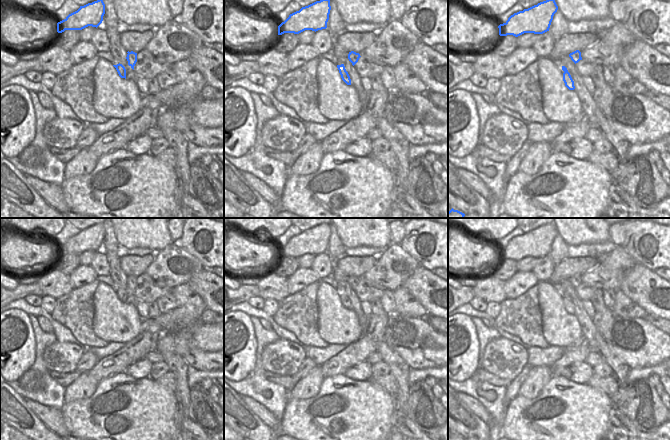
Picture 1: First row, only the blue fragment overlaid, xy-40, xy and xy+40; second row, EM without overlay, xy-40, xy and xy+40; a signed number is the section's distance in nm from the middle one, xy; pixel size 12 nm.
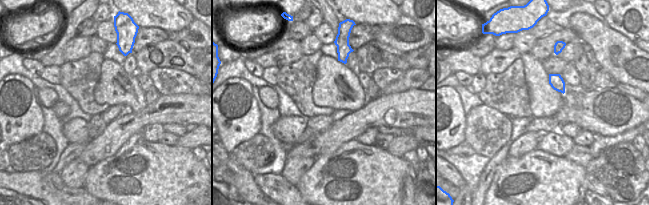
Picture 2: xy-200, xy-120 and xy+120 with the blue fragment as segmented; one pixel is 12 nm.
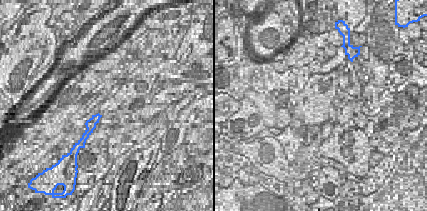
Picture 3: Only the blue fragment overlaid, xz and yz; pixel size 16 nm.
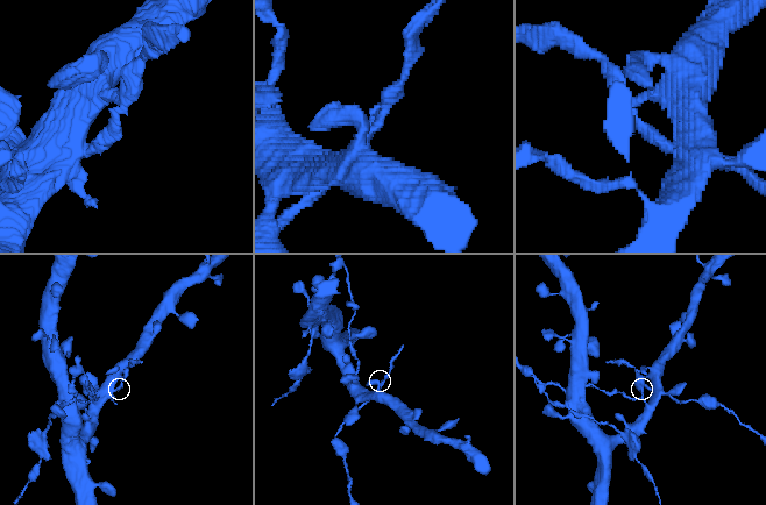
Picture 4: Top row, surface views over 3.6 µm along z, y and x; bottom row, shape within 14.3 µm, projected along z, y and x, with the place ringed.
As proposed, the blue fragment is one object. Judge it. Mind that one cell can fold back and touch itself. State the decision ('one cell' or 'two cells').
two cells

